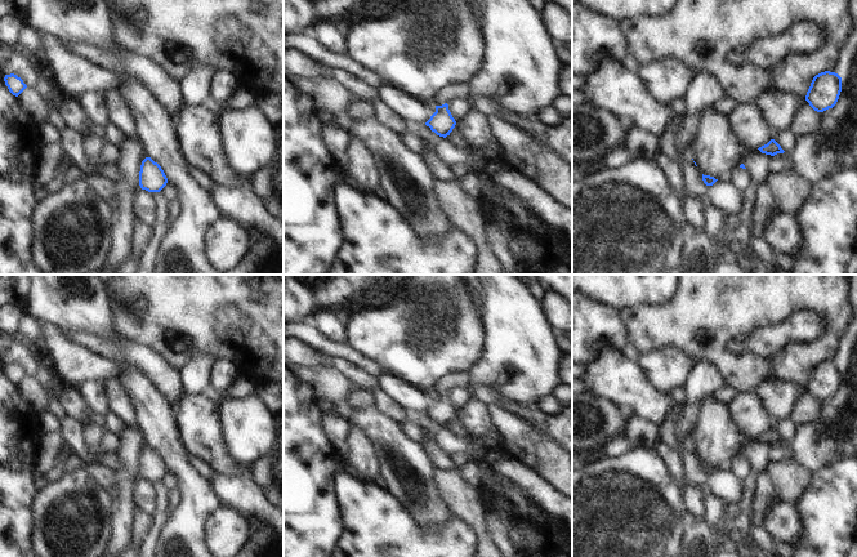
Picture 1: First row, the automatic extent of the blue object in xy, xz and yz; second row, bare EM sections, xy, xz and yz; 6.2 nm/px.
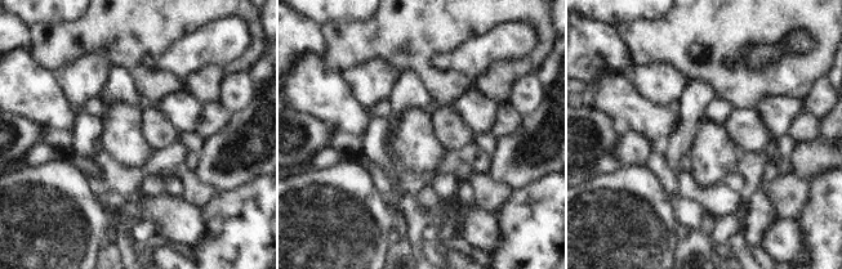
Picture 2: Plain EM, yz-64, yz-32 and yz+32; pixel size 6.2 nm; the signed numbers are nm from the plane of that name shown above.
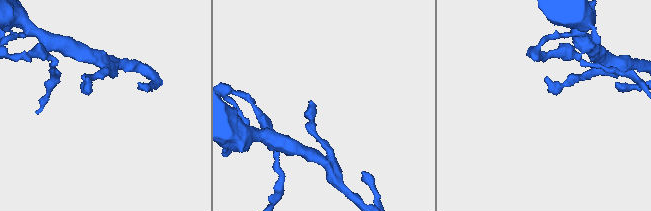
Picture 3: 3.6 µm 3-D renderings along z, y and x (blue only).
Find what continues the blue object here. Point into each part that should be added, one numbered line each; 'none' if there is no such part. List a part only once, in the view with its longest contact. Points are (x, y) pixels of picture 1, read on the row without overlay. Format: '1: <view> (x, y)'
none

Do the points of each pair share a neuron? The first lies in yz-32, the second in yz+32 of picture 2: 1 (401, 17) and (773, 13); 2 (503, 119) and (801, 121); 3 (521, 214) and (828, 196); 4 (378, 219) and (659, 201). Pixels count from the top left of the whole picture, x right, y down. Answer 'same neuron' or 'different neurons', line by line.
1: same neuron
2: same neuron
3: same neuron
4: same neuron

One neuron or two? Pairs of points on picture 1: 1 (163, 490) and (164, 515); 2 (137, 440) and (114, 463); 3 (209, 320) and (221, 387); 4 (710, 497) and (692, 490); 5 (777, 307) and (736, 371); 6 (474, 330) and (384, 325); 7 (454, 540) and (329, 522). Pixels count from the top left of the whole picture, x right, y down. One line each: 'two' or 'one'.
1: one
2: two
3: two
4: two
5: one
6: one
7: two

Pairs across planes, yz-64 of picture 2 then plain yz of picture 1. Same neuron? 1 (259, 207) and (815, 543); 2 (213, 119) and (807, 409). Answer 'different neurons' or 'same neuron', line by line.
1: same neuron
2: same neuron

